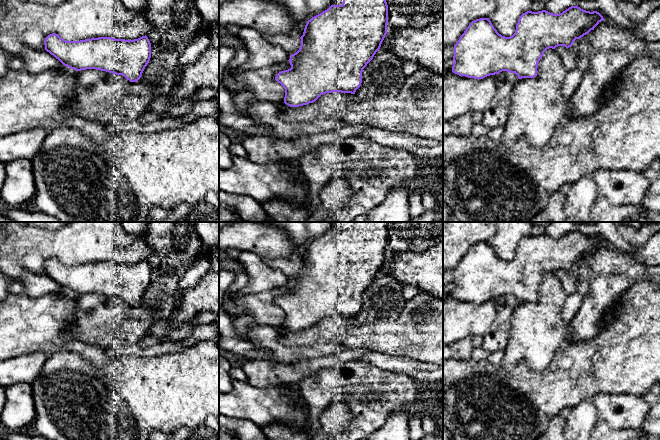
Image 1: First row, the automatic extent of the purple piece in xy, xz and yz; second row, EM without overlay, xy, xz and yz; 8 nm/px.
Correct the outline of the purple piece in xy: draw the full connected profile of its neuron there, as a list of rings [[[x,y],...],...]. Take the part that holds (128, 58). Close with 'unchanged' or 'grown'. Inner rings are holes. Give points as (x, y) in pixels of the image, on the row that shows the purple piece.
[[[52,33],[44,40],[45,50],[64,66],[76,71],[96,69],[138,81],[151,58],[148,37],[134,40],[98,37],[66,41]]] | unchanged

